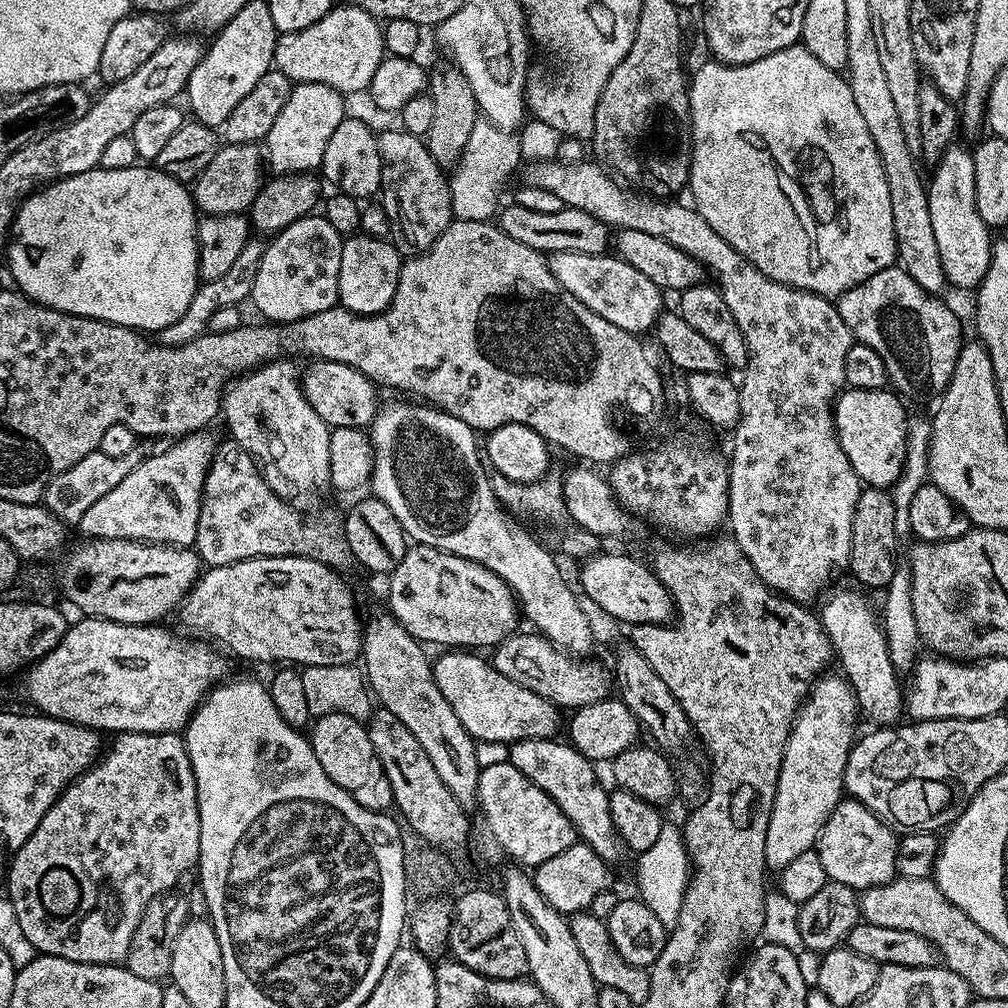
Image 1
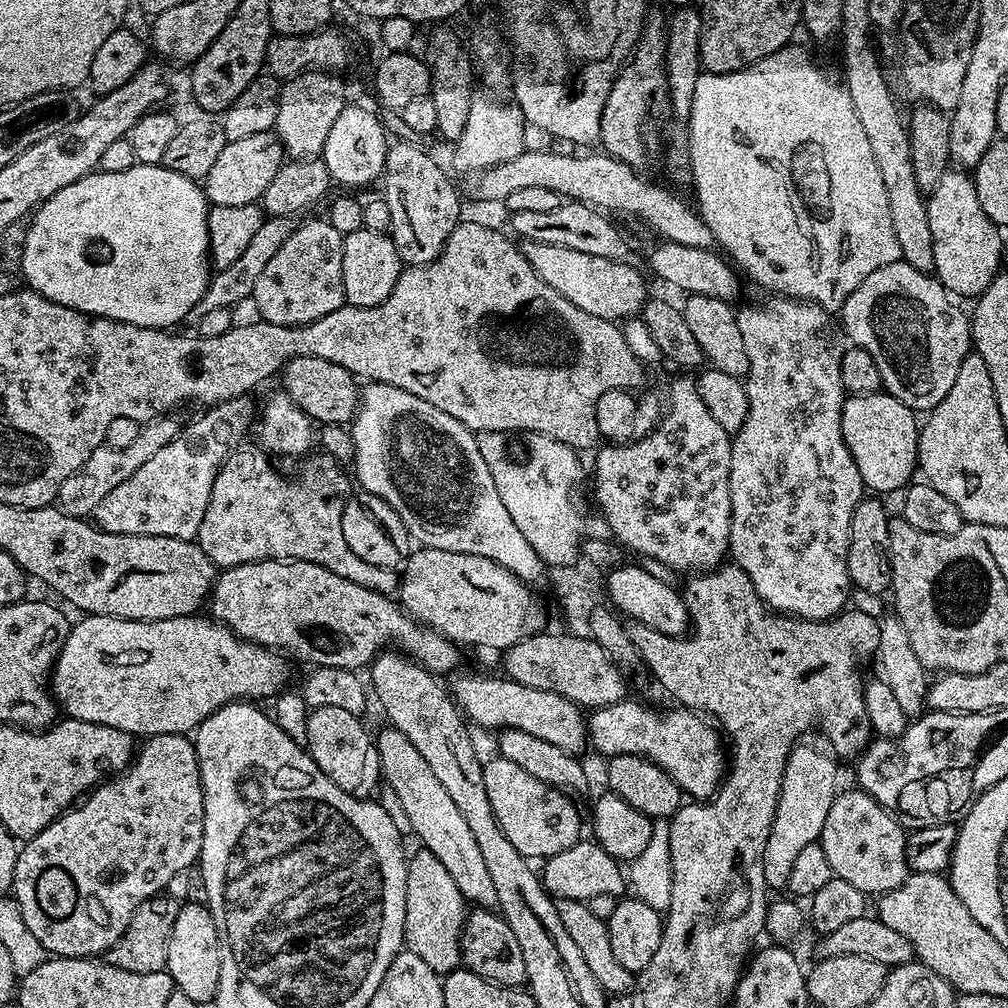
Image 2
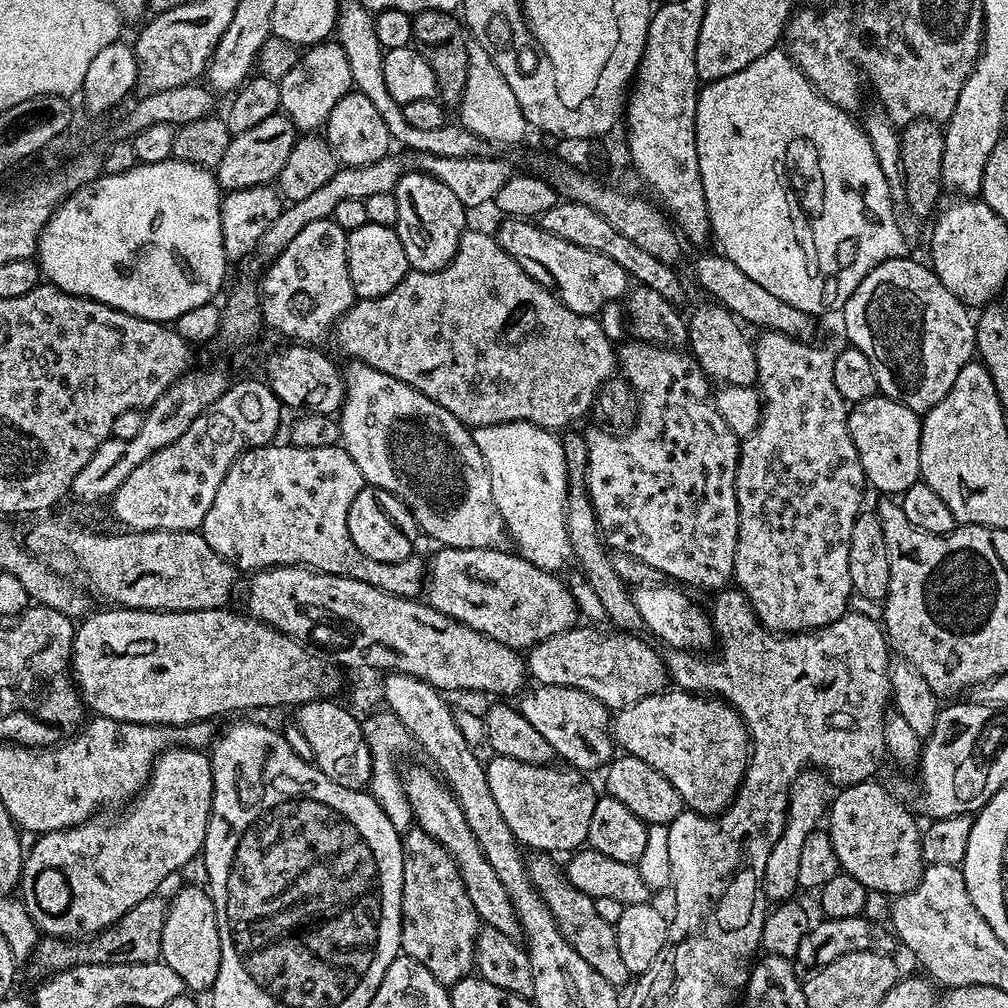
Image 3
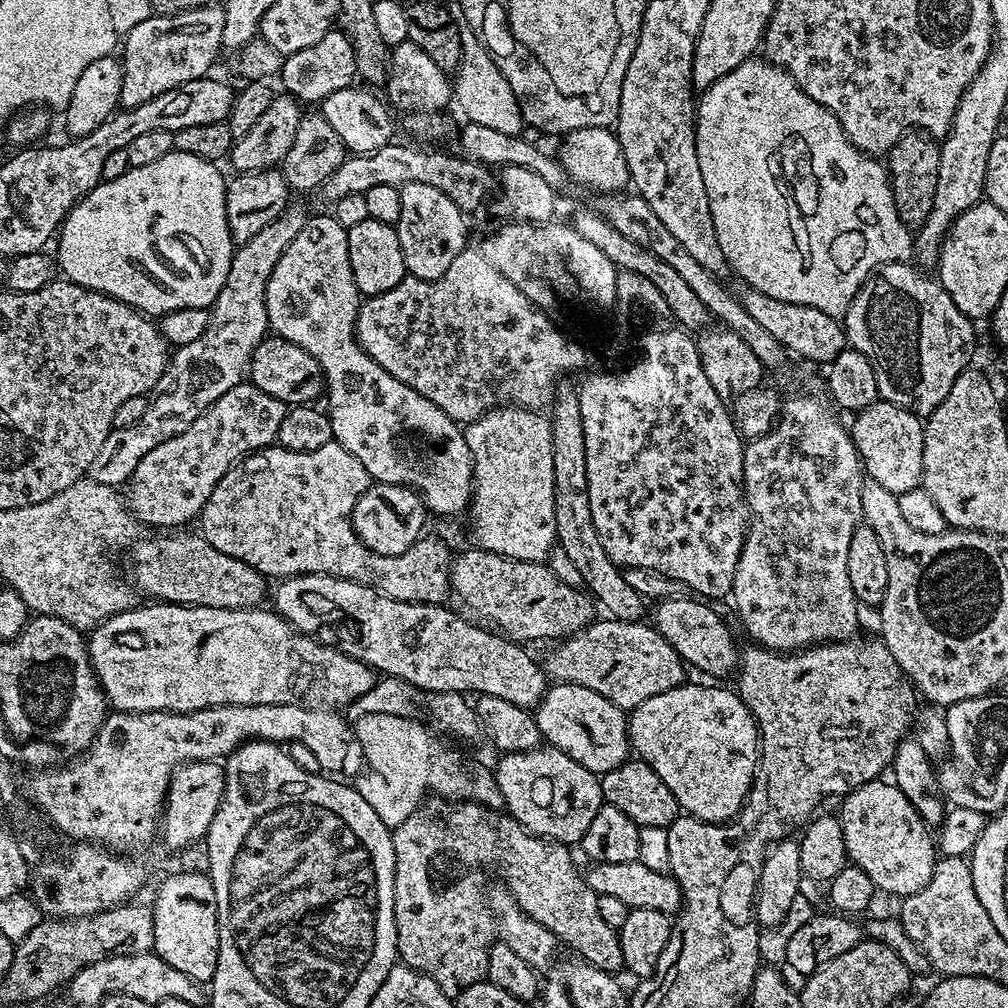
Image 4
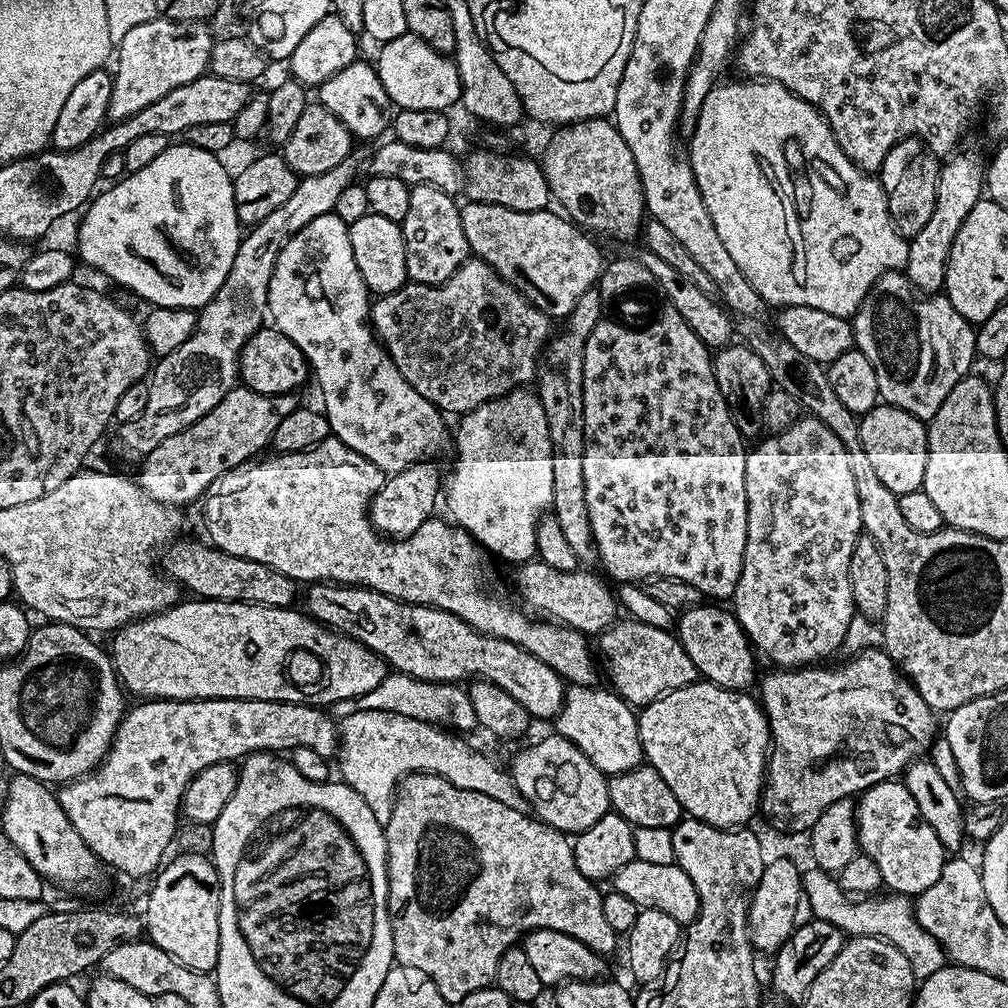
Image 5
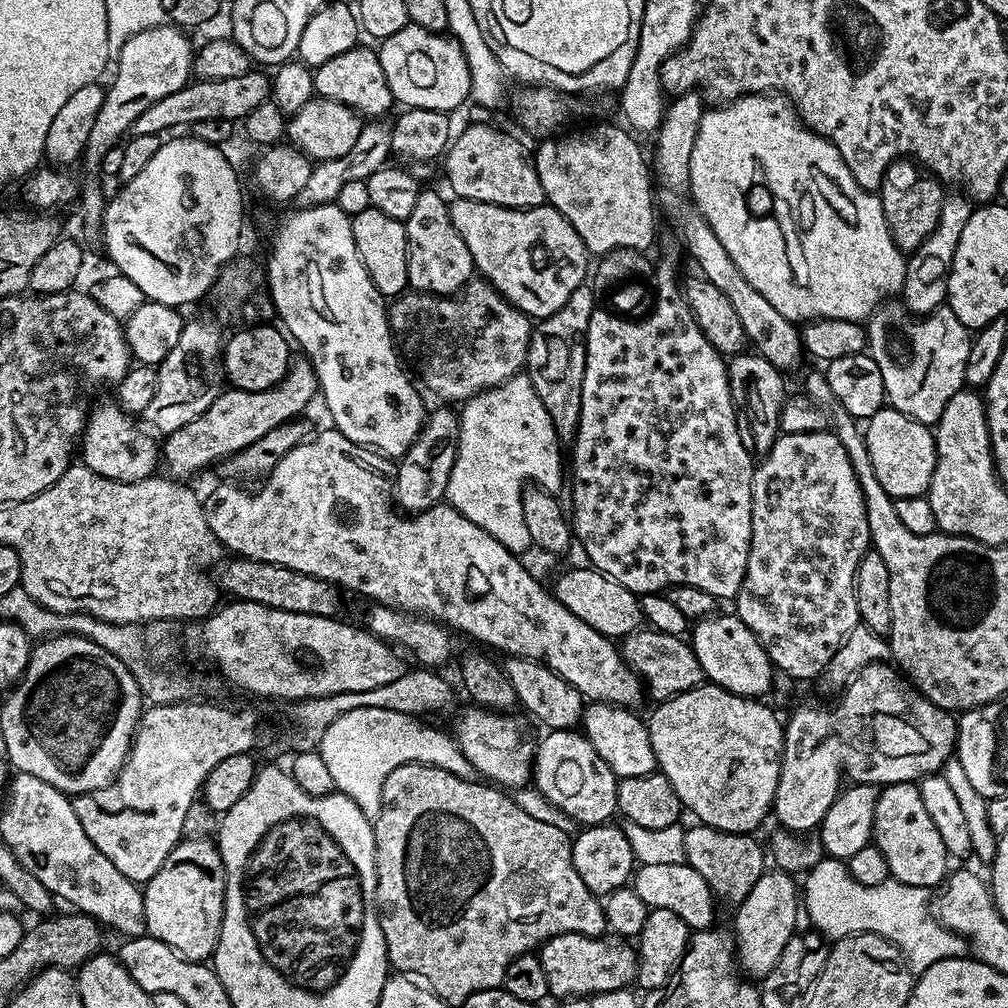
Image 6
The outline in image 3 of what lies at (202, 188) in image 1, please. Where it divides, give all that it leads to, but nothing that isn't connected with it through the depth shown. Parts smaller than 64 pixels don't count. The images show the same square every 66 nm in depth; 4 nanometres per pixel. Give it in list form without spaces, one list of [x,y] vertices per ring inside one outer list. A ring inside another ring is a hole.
[[[277,114],[266,118],[266,122],[258,122],[258,126],[232,137],[226,154],[222,154],[222,162],[214,170],[216,183],[228,192],[259,184],[271,185],[279,177],[282,166],[286,166],[286,158],[290,158],[297,139],[298,130],[286,115]]]

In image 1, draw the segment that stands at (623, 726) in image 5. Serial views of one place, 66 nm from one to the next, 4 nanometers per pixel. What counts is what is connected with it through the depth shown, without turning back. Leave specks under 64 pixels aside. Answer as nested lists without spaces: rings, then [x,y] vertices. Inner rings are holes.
[[[448,650],[445,656],[435,657],[432,664],[434,682],[442,690],[442,698],[450,702],[450,710],[458,714],[458,722],[466,726],[477,742],[502,742],[513,744],[519,740],[551,740],[561,731],[561,709],[546,698],[518,686],[506,674],[502,674],[483,655],[472,650]]]

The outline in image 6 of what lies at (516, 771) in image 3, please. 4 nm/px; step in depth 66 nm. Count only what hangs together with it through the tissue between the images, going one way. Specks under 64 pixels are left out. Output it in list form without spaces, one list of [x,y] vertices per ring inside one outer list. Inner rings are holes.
[[[549,731],[547,735],[545,740],[541,739],[537,743],[536,758],[532,761],[532,780],[535,788],[546,798],[550,798],[550,802],[554,802],[558,810],[562,810],[571,820],[575,820],[577,825],[591,826],[609,823],[613,819],[612,815],[615,817],[618,812],[616,806],[618,778],[614,770],[610,770],[610,766],[602,762],[598,750],[594,750],[594,746],[590,746],[590,742],[579,731]]]

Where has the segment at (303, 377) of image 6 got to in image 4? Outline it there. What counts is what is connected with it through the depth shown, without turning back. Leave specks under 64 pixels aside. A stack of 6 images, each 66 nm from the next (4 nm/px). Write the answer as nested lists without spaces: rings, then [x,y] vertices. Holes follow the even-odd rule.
[[[241,382],[226,390],[182,434],[162,442],[162,446],[154,446],[138,462],[126,485],[126,503],[132,515],[143,525],[153,524],[156,530],[176,530],[187,525],[184,524],[187,520],[195,521],[214,486],[218,486],[233,464],[275,441],[285,411],[286,405],[281,400],[262,394],[250,382]]]

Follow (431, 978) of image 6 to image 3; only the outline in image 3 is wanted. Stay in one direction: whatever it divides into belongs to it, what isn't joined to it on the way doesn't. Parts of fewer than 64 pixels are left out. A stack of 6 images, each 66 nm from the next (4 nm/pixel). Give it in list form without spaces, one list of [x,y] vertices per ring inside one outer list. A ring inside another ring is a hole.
[[[419,826],[403,833],[404,873],[402,874],[402,910],[400,911],[400,946],[403,955],[414,958],[445,986],[456,984],[474,972],[474,945],[482,921],[466,894],[452,855],[427,836]],[[536,854],[527,861],[528,873],[532,879],[532,885],[540,892],[540,897],[544,899],[545,905],[554,922],[558,926],[560,933],[614,986],[627,985],[630,980],[630,973],[626,970],[626,965],[622,962],[622,954],[618,951],[618,938],[614,925],[601,919],[601,916],[595,910],[595,902],[592,897],[582,894],[582,890],[575,888],[569,882],[567,875],[555,864],[553,857],[548,854]]]

